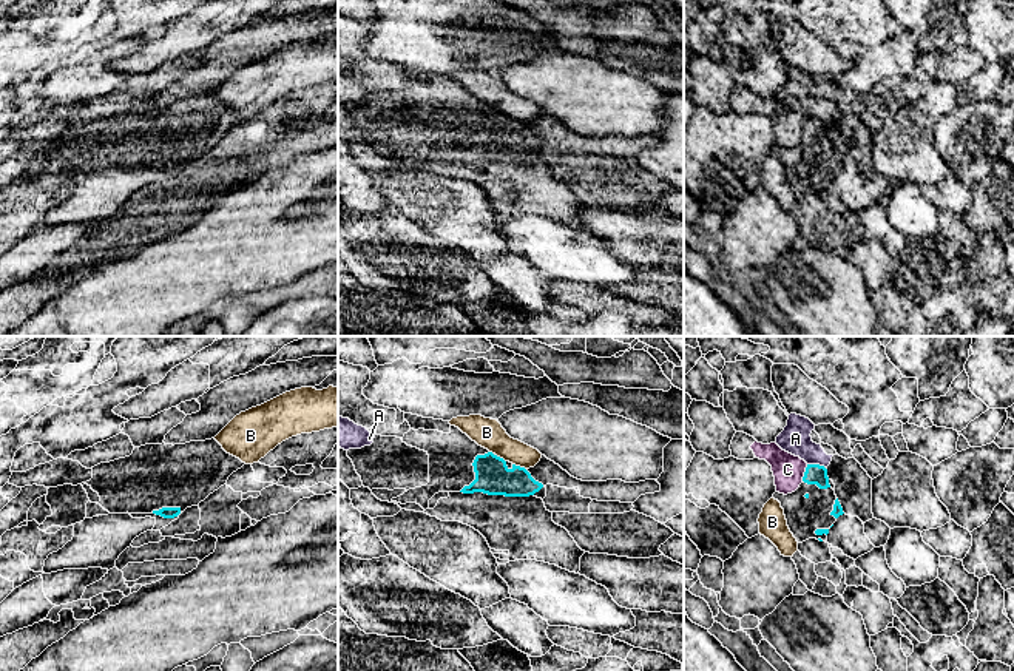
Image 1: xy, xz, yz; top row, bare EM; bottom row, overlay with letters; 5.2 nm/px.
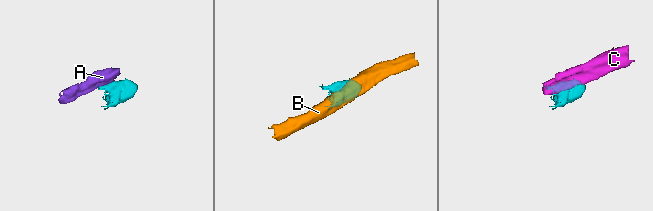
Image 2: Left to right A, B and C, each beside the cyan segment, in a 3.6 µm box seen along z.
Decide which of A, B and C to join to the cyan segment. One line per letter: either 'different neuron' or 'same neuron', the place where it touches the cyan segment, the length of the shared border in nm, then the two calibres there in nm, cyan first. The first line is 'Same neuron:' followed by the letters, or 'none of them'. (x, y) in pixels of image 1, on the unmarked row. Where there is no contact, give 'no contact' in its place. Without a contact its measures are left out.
Same neuron: none of them
A: different neuron | yz (817, 119) | 100 nm | 110/160 nm
B: different neuron | xz (519, 121) | 80 nm | 190/150 nm
C: different neuron | yz (804, 127) | 90 nm | 110/160 nm

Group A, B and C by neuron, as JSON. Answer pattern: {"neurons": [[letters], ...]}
{"neurons": [["A"], ["B"], ["C"]]}

